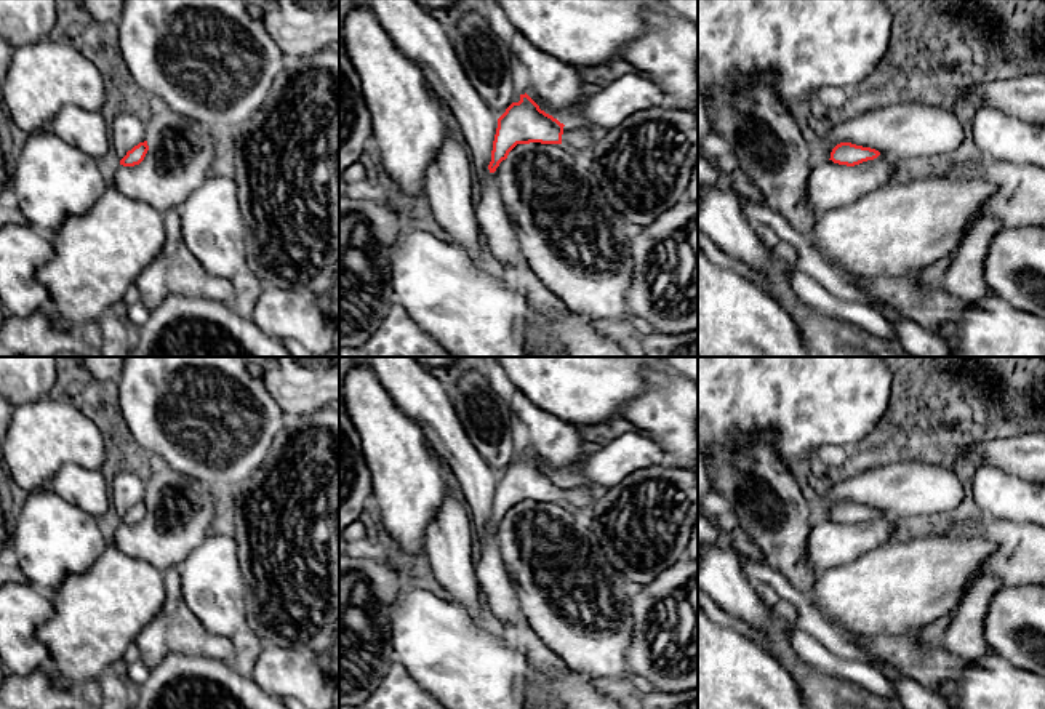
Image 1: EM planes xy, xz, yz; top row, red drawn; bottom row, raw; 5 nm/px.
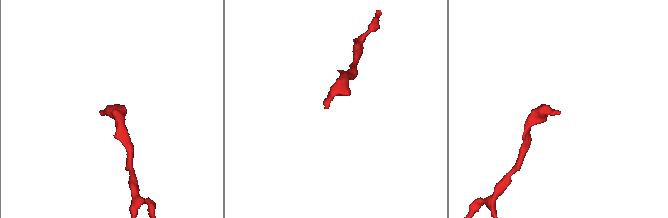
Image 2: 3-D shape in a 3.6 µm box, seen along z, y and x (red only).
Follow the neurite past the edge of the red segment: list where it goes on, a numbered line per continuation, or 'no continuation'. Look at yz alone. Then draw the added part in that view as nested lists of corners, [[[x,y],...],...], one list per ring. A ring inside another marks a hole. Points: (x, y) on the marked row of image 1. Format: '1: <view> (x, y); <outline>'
no continuation

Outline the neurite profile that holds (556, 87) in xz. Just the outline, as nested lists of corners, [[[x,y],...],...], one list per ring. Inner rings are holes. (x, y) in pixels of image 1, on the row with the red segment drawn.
[[[520,32],[510,38],[509,48],[530,74],[527,94],[554,118],[570,118],[591,91],[579,77],[579,67],[543,53]]]

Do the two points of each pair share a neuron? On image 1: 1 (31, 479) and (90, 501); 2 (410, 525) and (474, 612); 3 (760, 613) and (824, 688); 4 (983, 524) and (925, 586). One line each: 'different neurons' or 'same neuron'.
1: different neurons
2: different neurons
3: same neuron
4: different neurons

